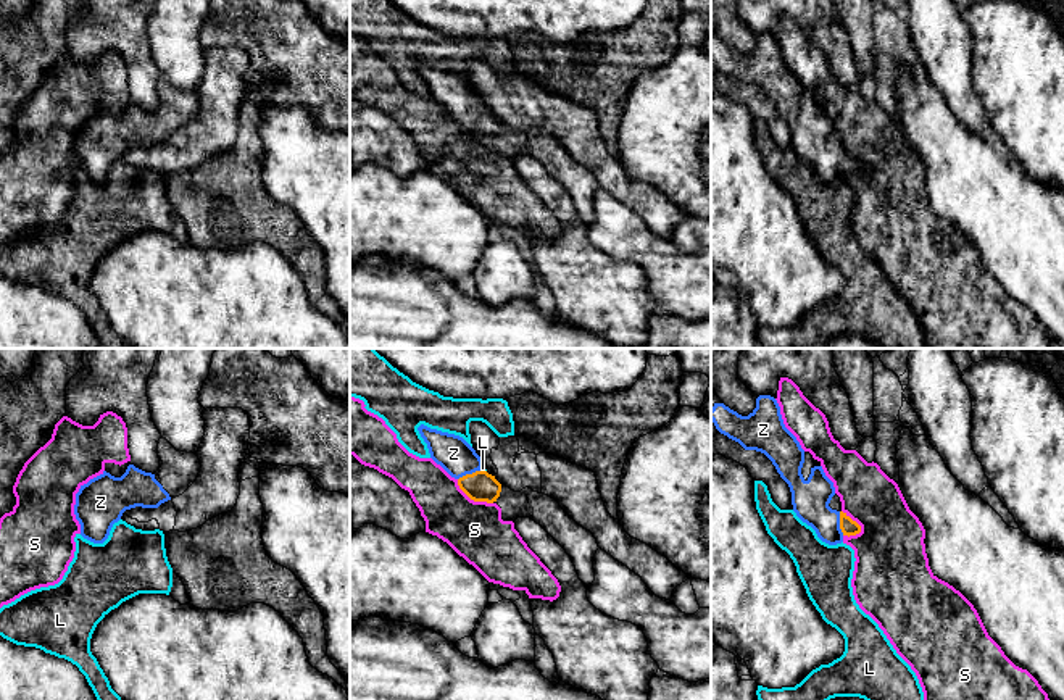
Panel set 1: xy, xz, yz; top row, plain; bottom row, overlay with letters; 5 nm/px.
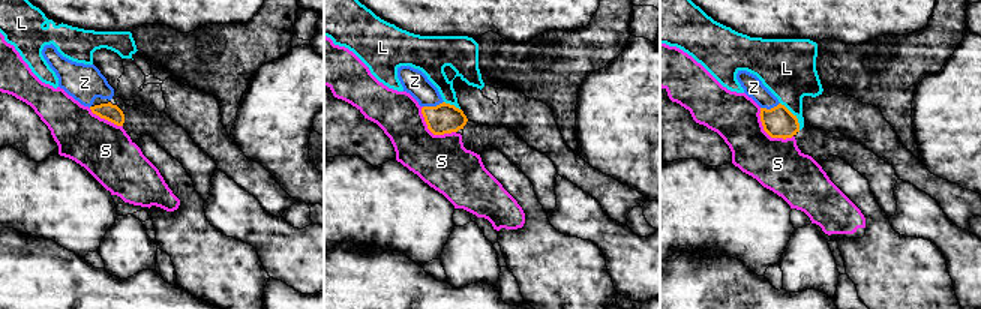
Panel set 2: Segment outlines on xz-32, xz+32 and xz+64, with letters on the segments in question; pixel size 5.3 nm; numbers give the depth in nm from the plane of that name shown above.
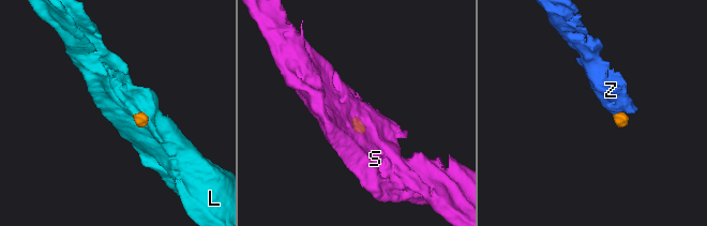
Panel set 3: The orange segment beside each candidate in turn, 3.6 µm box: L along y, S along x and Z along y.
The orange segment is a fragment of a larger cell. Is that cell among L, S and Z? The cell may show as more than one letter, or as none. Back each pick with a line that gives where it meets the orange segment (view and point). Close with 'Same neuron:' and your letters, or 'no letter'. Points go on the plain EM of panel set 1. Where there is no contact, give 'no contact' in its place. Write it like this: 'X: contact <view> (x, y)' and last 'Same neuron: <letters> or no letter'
Z: contact yz (840, 162)
Same neuron: Z

